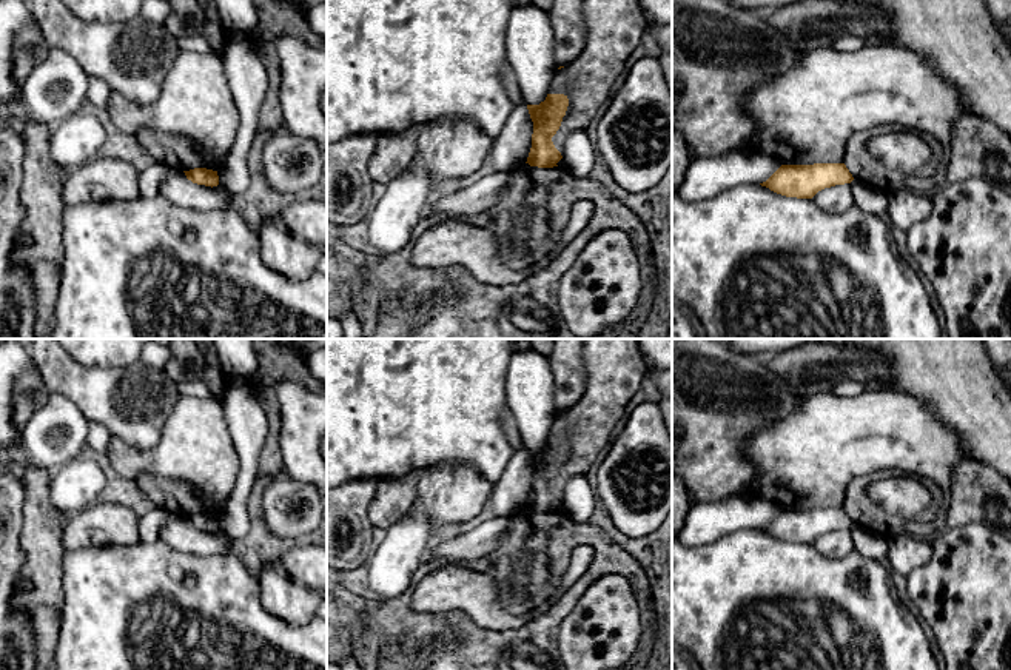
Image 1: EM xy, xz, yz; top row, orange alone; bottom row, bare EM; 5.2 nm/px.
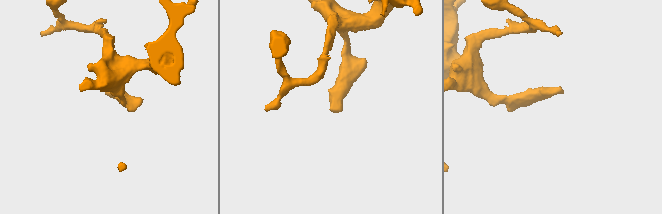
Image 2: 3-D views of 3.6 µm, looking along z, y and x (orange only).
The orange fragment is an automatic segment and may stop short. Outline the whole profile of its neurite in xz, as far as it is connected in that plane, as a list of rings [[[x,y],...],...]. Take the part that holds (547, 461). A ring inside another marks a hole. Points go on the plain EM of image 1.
[[[547,439],[539,450],[527,450],[533,467],[532,493],[527,502],[530,511],[553,513],[563,504],[555,493],[552,482],[561,471],[569,444],[564,439]]]

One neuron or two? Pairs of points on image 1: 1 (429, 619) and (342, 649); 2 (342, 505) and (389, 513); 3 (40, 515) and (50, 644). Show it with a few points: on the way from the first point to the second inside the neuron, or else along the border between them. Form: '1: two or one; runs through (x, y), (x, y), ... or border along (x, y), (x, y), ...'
1: one; runs through (407, 621), (384, 621), (364, 638)
2: two; border along (386, 478), (379, 484), (369, 509), (372, 525)
3: one; runs through (42, 547), (45, 612)

